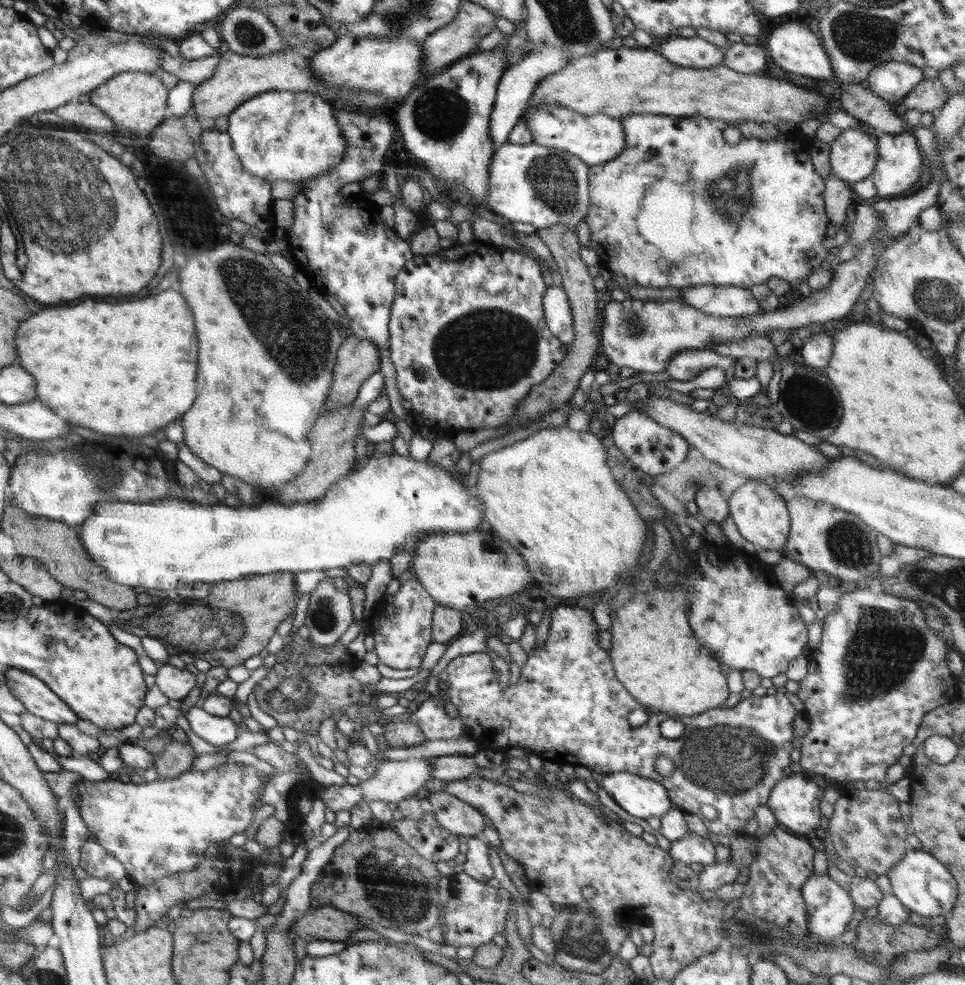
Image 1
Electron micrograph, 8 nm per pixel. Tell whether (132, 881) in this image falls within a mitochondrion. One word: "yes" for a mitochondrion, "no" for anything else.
no

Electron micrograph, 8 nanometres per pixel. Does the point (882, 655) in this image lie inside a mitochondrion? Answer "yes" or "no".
yes

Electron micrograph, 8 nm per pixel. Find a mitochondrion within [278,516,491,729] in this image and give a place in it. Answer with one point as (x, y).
(324, 616)

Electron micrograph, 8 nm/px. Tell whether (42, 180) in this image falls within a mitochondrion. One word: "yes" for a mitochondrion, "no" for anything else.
yes

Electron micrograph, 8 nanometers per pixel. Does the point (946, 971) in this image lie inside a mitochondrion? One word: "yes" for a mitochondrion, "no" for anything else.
no

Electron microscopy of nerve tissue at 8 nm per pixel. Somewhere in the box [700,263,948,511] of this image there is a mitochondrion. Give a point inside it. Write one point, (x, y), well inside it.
(811, 400)

